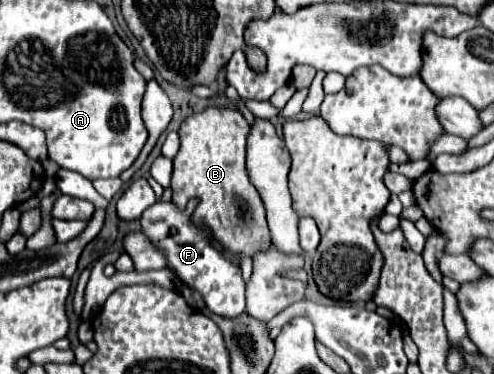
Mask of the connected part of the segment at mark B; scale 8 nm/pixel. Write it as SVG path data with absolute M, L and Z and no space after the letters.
M207 106L205 110L191 114L183 120L179 136L181 148L173 158L173 200L177 206L185 206L193 196L199 198L195 210L195 222L213 230L215 238L231 252L245 252L253 256L255 250L267 248L269 230L265 220L265 208L257 188L249 180L245 166L245 142L249 122L235 108Z

